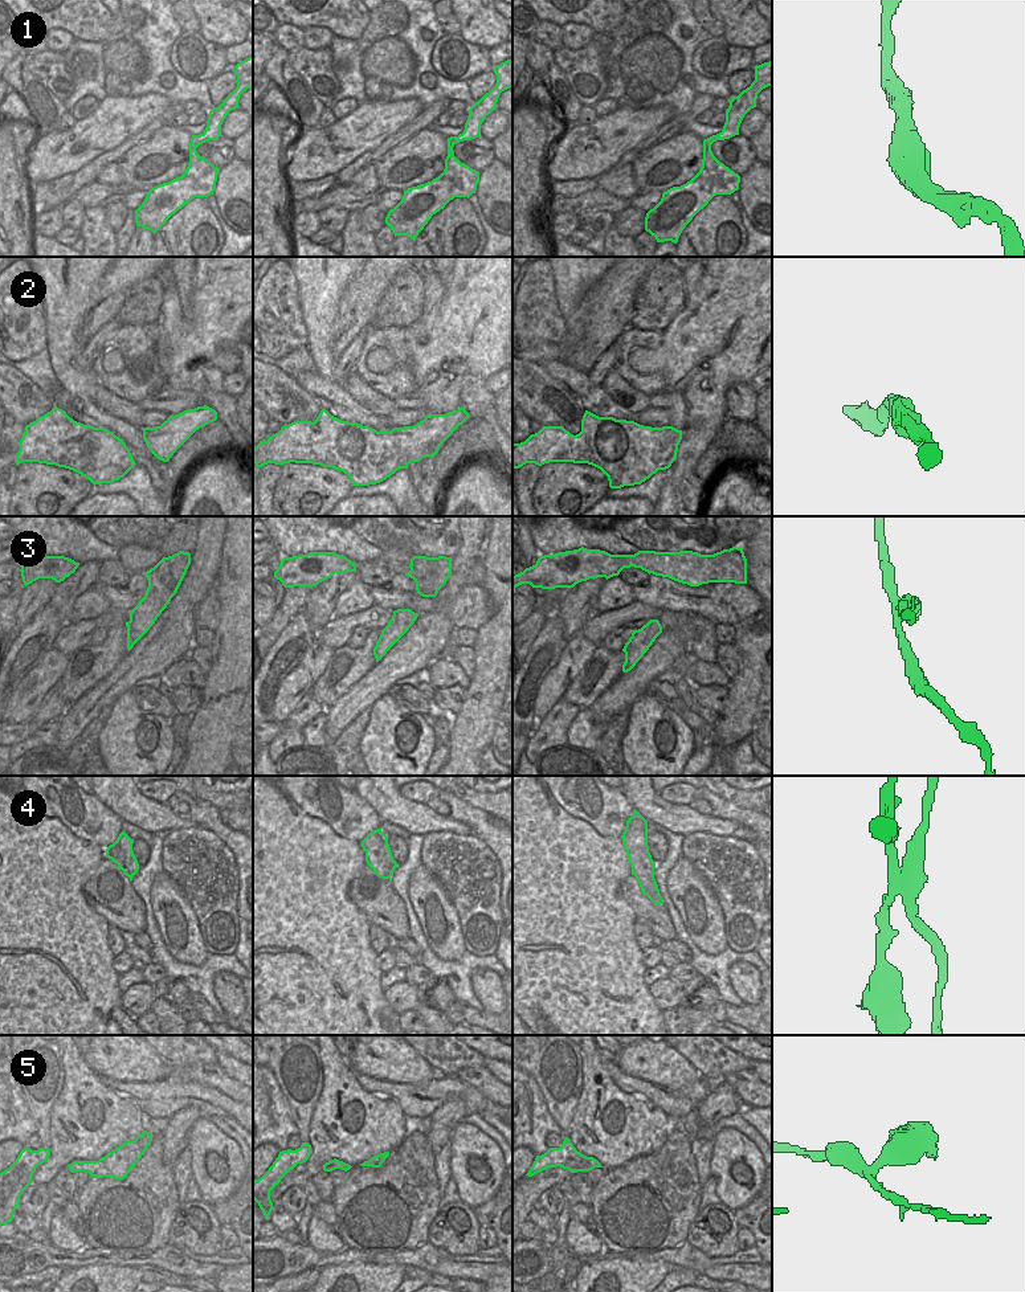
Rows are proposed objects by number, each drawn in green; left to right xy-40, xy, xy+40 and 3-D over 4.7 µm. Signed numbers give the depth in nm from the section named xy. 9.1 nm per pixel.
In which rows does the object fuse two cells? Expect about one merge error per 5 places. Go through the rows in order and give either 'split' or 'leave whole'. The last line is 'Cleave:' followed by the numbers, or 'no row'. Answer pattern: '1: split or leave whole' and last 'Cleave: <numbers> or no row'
1: leave whole
2: leave whole
3: split
4: split
5: leave whole
Cleave: 3, 4

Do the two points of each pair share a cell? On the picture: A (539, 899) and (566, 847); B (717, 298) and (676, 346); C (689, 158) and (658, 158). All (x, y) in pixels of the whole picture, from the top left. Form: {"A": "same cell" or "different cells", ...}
{"A": "same cell", "B": "same cell", "C": "same cell"}

